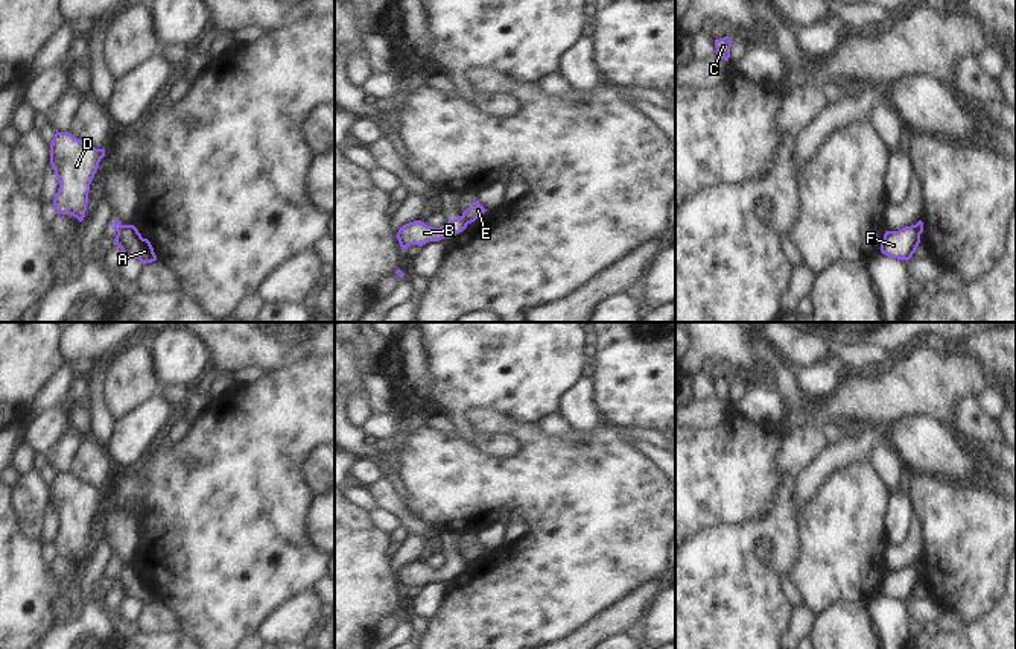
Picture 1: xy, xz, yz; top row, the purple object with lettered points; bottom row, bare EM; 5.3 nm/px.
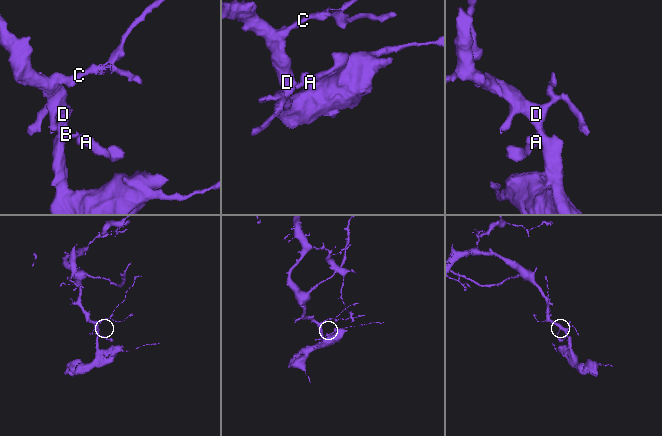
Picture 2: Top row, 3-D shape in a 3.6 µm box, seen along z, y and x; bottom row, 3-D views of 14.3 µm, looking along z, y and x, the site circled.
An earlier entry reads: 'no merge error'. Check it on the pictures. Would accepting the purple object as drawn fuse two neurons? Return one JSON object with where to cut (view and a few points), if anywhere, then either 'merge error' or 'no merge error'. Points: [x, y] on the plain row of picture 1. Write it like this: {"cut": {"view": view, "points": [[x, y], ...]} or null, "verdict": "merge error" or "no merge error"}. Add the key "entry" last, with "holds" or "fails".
{"cut": {"view": "xz", "points": [[461, 557], [467, 564]]}, "verdict": "merge error", "entry": "fails"}

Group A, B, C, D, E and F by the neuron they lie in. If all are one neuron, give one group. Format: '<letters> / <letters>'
A E F / B C D

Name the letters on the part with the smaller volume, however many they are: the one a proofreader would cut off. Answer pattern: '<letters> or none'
A, E, F

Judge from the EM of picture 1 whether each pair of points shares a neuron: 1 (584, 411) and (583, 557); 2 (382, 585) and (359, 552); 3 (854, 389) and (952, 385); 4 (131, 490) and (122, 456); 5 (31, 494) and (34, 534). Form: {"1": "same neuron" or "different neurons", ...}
{"1": "different neurons", "2": "same neuron", "3": "same neuron", "4": "different neurons", "5": "same neuron"}

